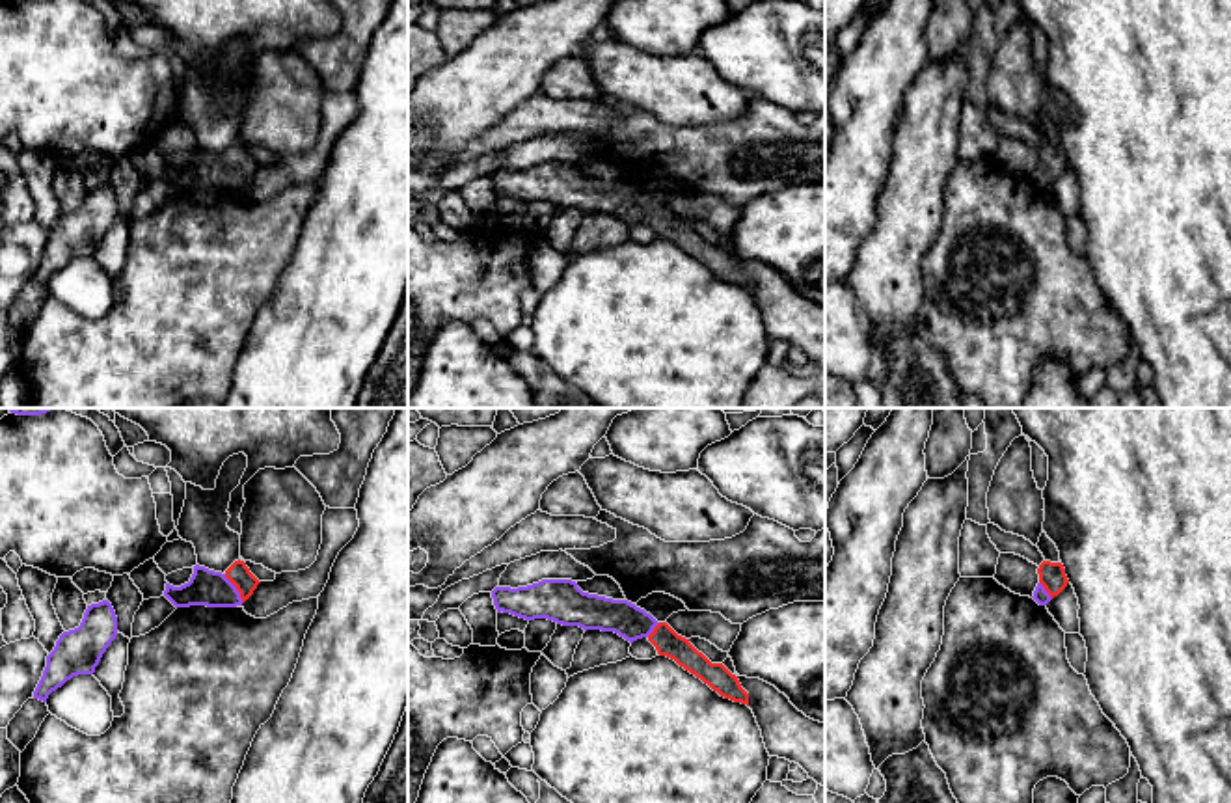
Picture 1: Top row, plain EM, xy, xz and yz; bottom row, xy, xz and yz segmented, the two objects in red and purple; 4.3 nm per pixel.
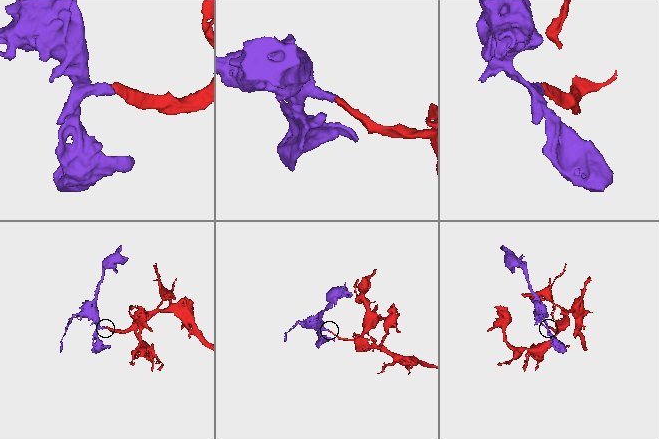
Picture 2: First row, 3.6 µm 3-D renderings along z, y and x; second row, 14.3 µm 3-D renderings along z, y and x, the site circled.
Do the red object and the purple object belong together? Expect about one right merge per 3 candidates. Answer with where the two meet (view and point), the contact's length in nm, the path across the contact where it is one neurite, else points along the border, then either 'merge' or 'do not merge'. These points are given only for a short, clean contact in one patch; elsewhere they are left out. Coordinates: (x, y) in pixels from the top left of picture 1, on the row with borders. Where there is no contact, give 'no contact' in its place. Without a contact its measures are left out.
xy (237, 589) | 150 nm | across xy (239, 574), (237, 589), (205, 587) | merge

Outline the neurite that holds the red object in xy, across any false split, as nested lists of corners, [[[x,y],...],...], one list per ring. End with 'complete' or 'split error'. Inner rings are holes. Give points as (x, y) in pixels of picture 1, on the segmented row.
[[[240,559],[223,574],[196,565],[190,581],[181,587],[166,583],[164,596],[175,607],[237,607],[253,594],[259,583]]] | split error

